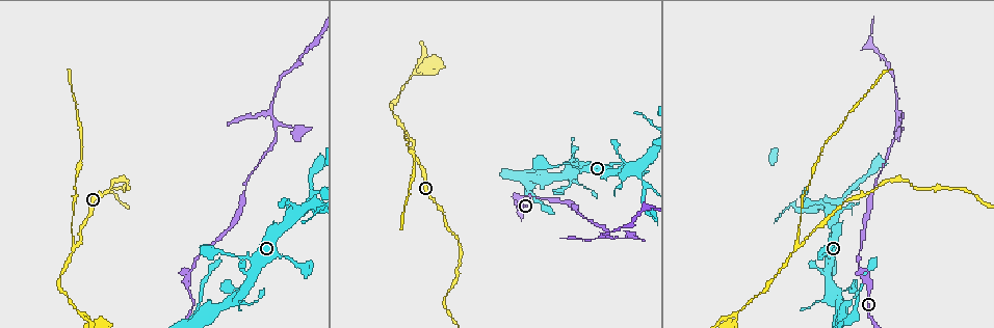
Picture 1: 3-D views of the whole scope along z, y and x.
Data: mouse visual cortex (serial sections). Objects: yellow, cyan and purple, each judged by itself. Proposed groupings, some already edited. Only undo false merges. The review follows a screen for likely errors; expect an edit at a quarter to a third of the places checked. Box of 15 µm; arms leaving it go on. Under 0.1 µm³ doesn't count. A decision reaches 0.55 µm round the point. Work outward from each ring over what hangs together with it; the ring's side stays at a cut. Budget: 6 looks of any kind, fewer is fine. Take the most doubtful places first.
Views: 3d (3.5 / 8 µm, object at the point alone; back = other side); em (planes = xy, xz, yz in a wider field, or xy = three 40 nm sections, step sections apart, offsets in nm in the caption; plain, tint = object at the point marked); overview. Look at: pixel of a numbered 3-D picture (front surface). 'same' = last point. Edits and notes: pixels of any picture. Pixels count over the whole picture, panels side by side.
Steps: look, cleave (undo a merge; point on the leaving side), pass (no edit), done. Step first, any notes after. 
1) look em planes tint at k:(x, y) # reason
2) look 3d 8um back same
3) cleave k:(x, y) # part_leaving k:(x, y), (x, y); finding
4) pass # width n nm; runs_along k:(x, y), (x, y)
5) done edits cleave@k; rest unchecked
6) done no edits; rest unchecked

look 3d 3.5um at 1:(798, 245) # side arm on a straight run

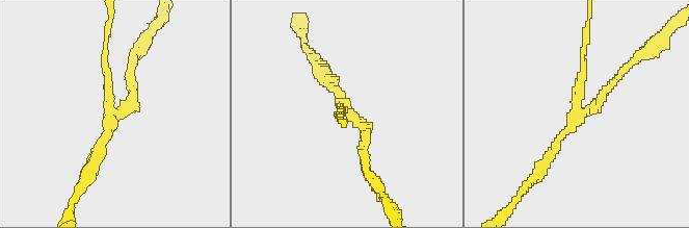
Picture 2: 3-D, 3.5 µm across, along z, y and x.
look em xy step 2 tint at 2:(350, 112) # arms 3; arm_widths 150, 150, 150 nm

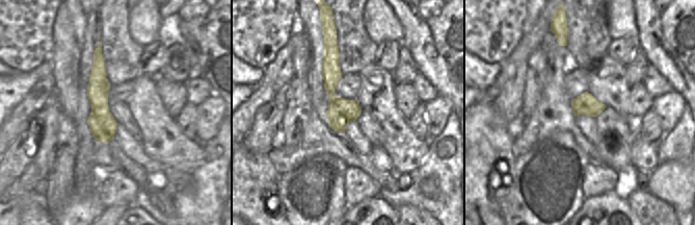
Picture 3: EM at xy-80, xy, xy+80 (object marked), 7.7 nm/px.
cleave 2:(106, 70) # part_leaving 2:(108, 106), (108, 23); a second cell is stuck on

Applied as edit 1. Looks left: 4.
look overview # see it whole again

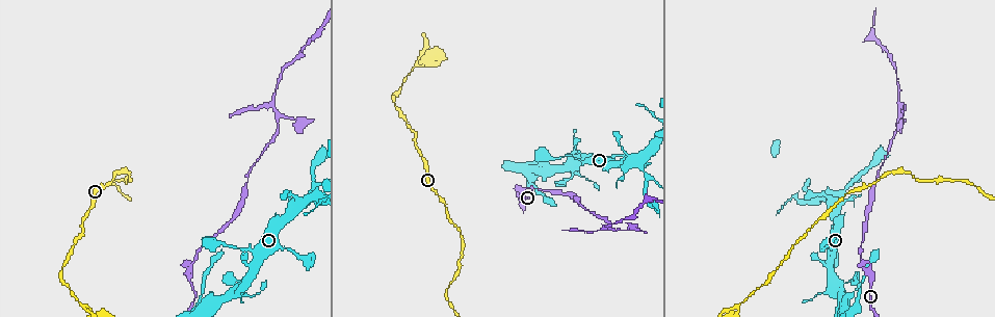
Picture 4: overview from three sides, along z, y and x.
look 3d 3.5um at 4:(611, 229) # sharp bend

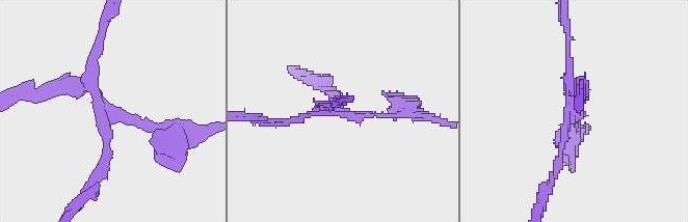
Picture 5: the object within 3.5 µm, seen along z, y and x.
look em planes tint at 5:(102, 122)

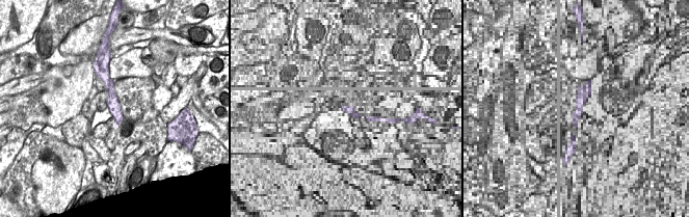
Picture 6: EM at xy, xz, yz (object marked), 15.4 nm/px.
look em xy step 1 tint same # cut it another way

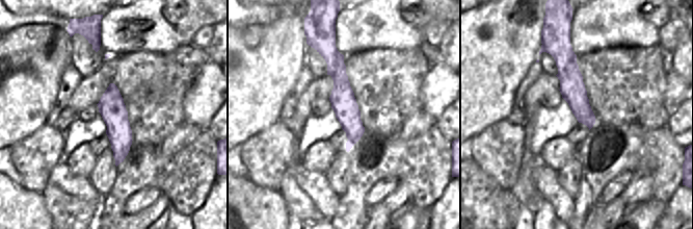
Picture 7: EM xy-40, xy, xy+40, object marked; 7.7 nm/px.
cleave 5:(49, 91) # two cells meet here

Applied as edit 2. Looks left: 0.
done edits cleave@2, cleave@5; rest unchecked

